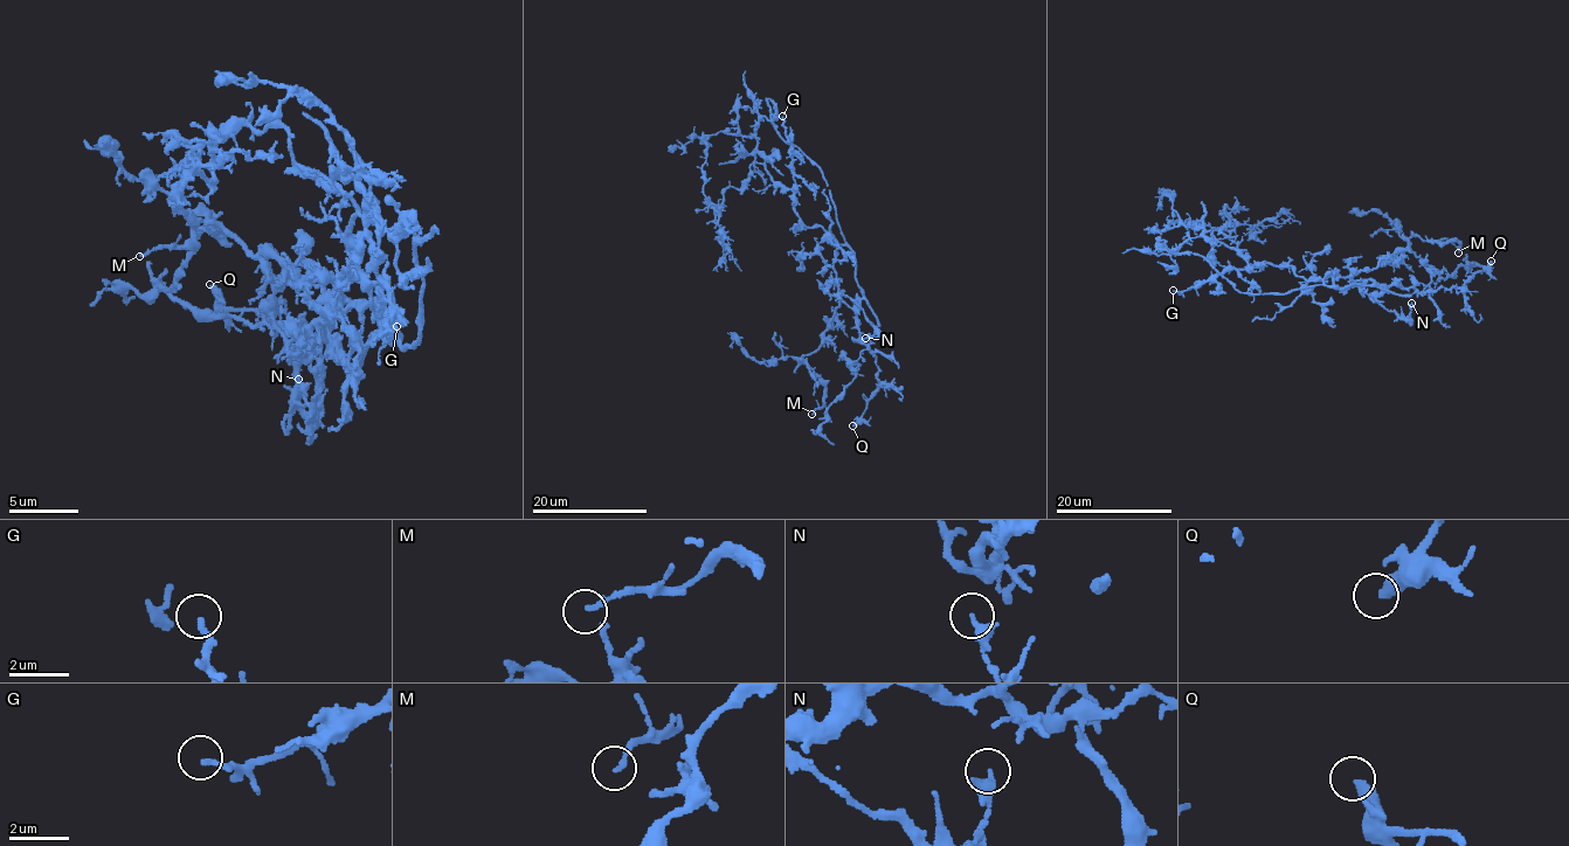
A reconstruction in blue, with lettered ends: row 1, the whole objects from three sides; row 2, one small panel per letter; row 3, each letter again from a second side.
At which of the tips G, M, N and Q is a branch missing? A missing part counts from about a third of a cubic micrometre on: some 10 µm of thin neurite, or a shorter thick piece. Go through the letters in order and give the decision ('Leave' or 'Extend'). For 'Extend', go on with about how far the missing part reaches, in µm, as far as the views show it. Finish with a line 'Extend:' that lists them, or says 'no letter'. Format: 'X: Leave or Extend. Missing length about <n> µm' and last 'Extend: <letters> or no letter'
G: Leave
M: Leave
N: Leave
Q: Leave
Extend: no letter

